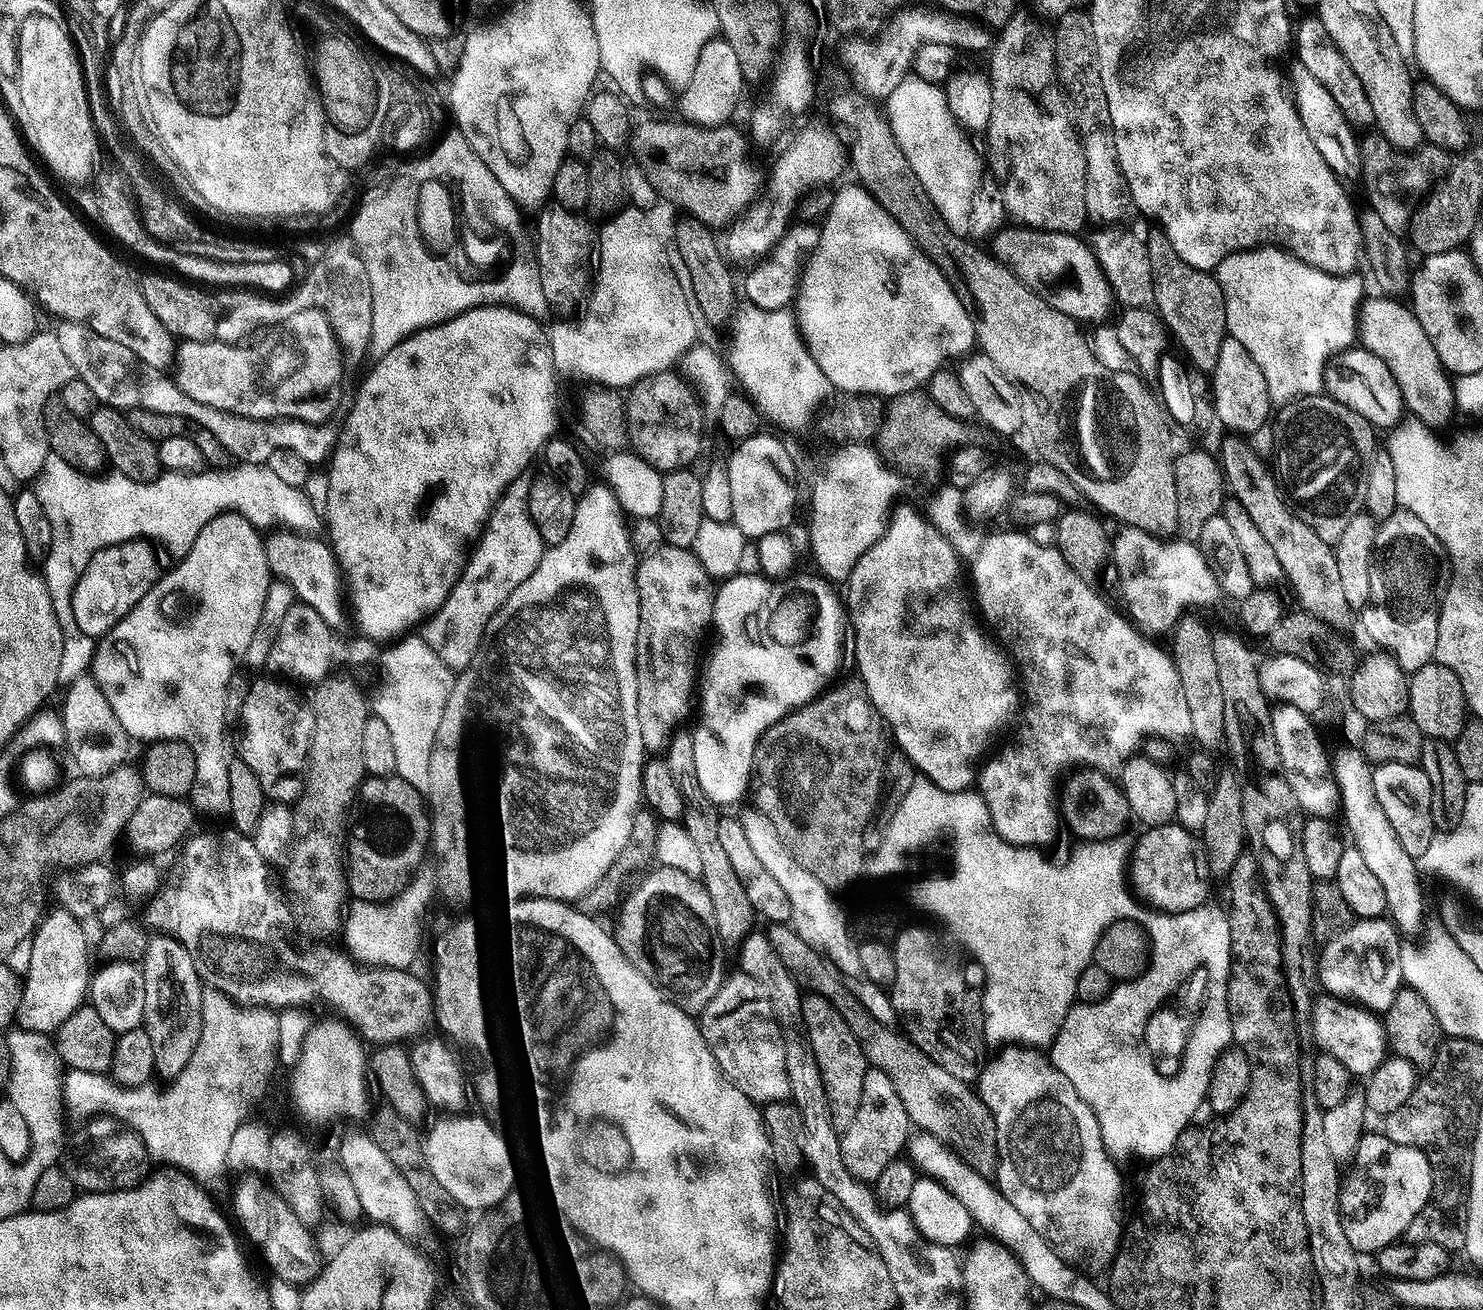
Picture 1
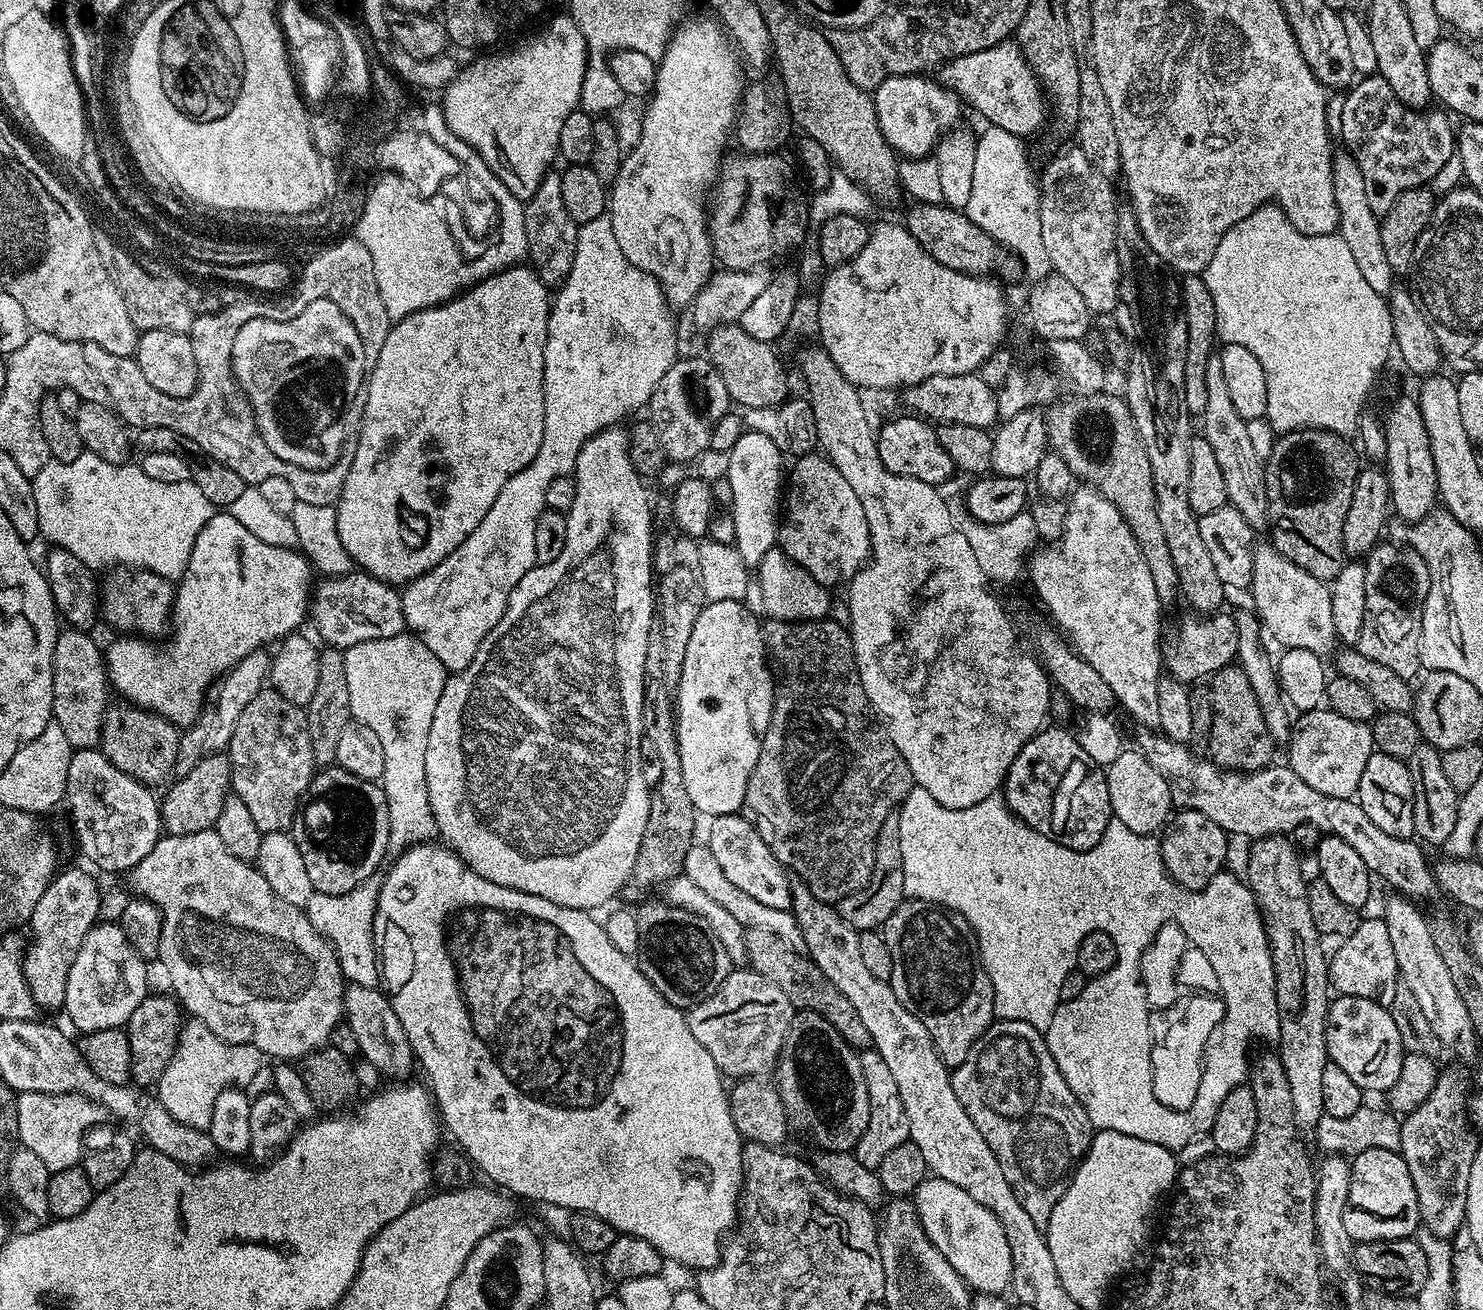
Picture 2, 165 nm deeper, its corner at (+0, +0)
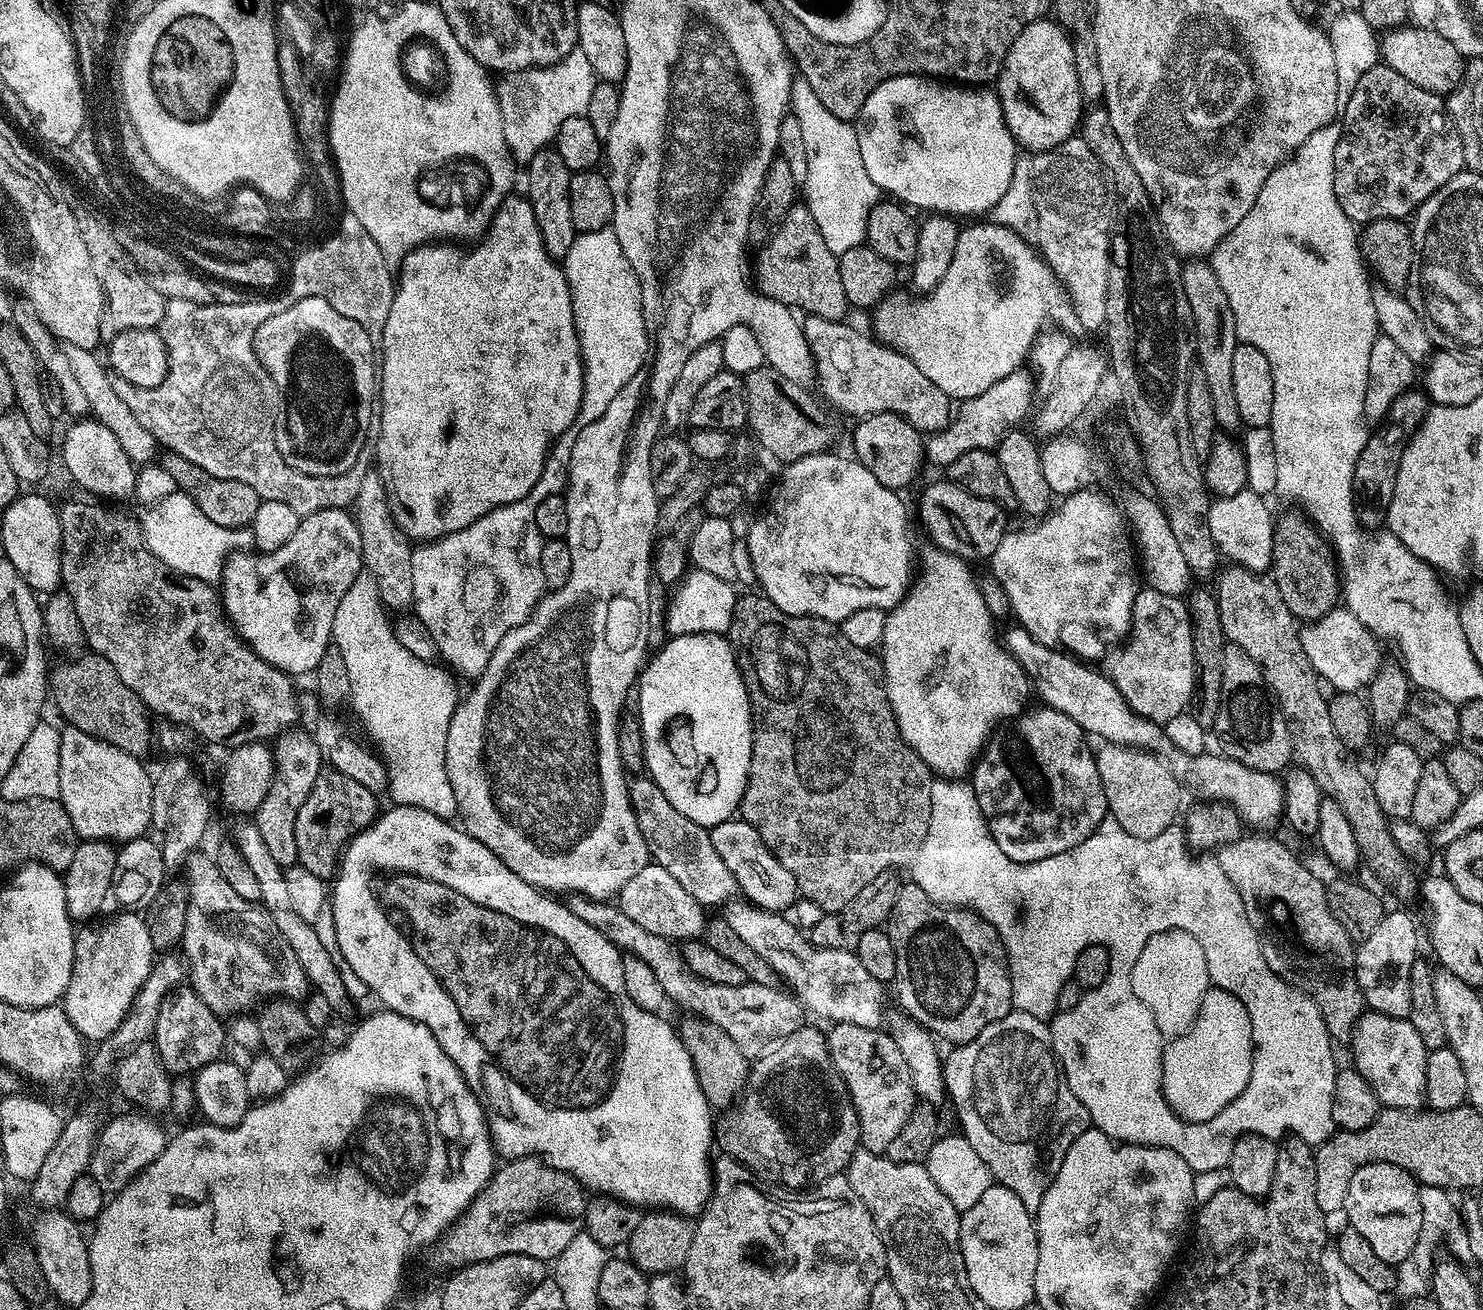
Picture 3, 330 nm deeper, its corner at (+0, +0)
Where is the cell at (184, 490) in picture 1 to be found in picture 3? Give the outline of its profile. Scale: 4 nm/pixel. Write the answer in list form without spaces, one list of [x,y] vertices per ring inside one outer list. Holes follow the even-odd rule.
[[[177,490],[160,503],[149,507],[147,512],[148,549],[157,558],[183,576],[198,578],[210,585],[215,585],[221,579],[226,530],[218,526],[218,522],[210,522],[210,518],[206,518],[206,514],[202,514],[202,510],[194,506],[194,502],[185,492]]]

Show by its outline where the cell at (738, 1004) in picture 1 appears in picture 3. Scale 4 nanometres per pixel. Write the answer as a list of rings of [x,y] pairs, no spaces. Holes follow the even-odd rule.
[[[569,895],[566,900],[568,909],[582,918],[586,926],[594,926],[611,942],[619,948],[621,953],[637,956],[650,971],[656,975],[656,984],[677,1004],[685,1008],[685,1013],[693,1016],[701,1016],[703,1020],[714,1022],[714,1026],[726,1030],[730,1038],[742,1050],[742,1054],[749,1058],[755,1058],[763,1048],[771,1049],[775,1042],[783,1042],[787,1036],[791,1036],[797,1028],[801,1027],[801,1005],[795,995],[787,991],[780,992],[779,987],[771,988],[751,982],[742,986],[722,986],[701,976],[682,973],[682,952],[673,941],[662,938],[658,934],[650,934],[650,930],[642,930],[638,922],[626,918],[624,911],[615,903],[603,900],[591,900],[589,896]]]

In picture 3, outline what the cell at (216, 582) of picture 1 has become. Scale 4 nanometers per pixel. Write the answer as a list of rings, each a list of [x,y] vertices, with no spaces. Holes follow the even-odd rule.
[[[342,508],[318,510],[301,519],[286,546],[278,546],[273,552],[252,552],[236,552],[223,561],[218,593],[228,620],[244,643],[278,670],[293,678],[315,673],[322,654],[332,644],[334,610],[338,610],[342,594],[362,570],[360,535],[353,513]]]

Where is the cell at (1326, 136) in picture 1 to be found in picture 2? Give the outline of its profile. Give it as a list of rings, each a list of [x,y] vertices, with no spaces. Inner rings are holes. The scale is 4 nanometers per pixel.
[[[1344,154],[1342,158],[1332,160],[1332,185],[1334,186],[1334,202],[1338,206],[1340,226],[1338,234],[1350,246],[1350,254],[1354,254],[1354,263],[1362,278],[1366,278],[1366,286],[1370,290],[1381,294],[1389,293],[1393,286],[1392,269],[1386,262],[1386,250],[1382,250],[1380,237],[1380,220],[1370,210],[1366,202],[1366,185],[1362,182],[1362,170],[1358,170],[1356,161],[1351,156]]]

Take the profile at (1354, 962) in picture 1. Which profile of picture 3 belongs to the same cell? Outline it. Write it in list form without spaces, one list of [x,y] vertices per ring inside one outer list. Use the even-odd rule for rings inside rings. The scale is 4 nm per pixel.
[[[1389,911],[1374,934],[1356,944],[1356,977],[1371,1011],[1403,1020],[1410,1014],[1410,966],[1418,959],[1416,924],[1404,912]]]

